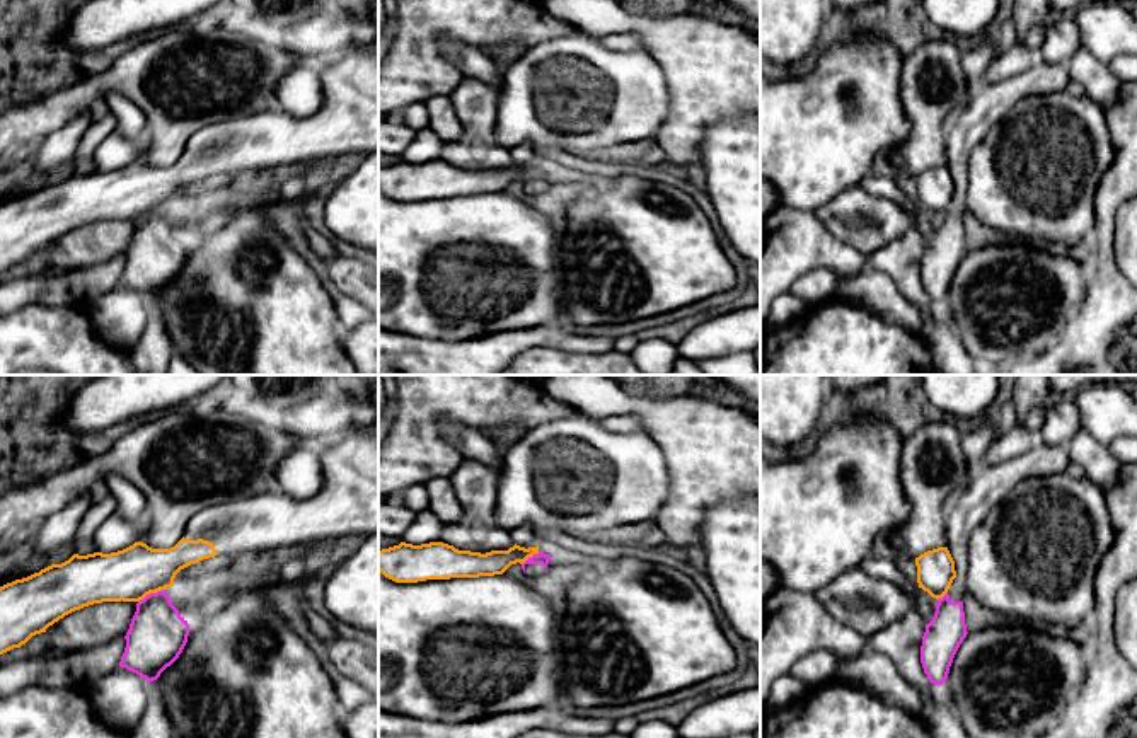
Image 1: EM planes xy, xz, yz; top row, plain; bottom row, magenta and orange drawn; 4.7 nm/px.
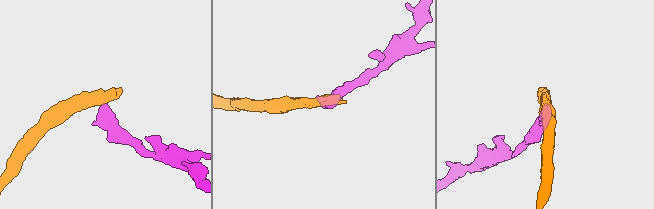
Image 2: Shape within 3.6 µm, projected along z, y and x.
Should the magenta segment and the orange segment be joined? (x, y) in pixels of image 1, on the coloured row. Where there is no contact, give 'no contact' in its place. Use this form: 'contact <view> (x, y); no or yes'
contact xy (149, 595); no

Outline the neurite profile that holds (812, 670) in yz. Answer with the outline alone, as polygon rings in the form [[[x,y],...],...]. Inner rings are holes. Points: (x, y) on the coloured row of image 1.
[[[815,651],[794,663],[789,673],[810,689],[823,683],[844,660],[828,651]]]

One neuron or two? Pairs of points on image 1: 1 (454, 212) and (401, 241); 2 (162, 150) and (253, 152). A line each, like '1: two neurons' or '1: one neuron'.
1: one neuron
2: two neurons

